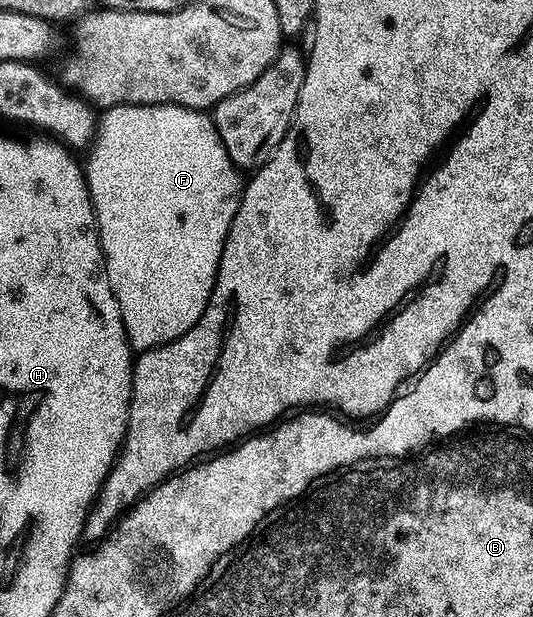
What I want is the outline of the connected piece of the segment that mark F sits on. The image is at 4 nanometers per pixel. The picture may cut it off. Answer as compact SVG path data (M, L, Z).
M115 103L104 108L102 112L97 117L94 144L98 146L105 144L106 141L130 141L129 149L123 151L95 151L86 154L86 156L88 155L87 161L85 160L87 190L91 193L91 205L95 208L95 222L99 228L99 242L103 248L103 266L107 268L109 283L113 287L113 295L119 304L121 319L127 332L127 342L130 343L132 350L156 349L181 335L185 335L185 331L189 331L197 323L197 319L201 319L201 315L211 298L217 272L214 264L207 265L207 237L203 234L203 215L230 217L236 214L239 201L243 198L245 177L242 172L207 173L207 139L202 136L183 137L185 109L182 105L118 105Z

